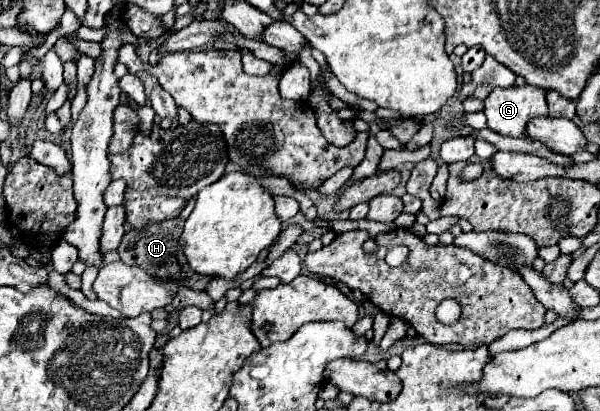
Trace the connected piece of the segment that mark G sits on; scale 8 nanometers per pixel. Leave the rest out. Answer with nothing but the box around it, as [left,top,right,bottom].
[485,86,547,136]

